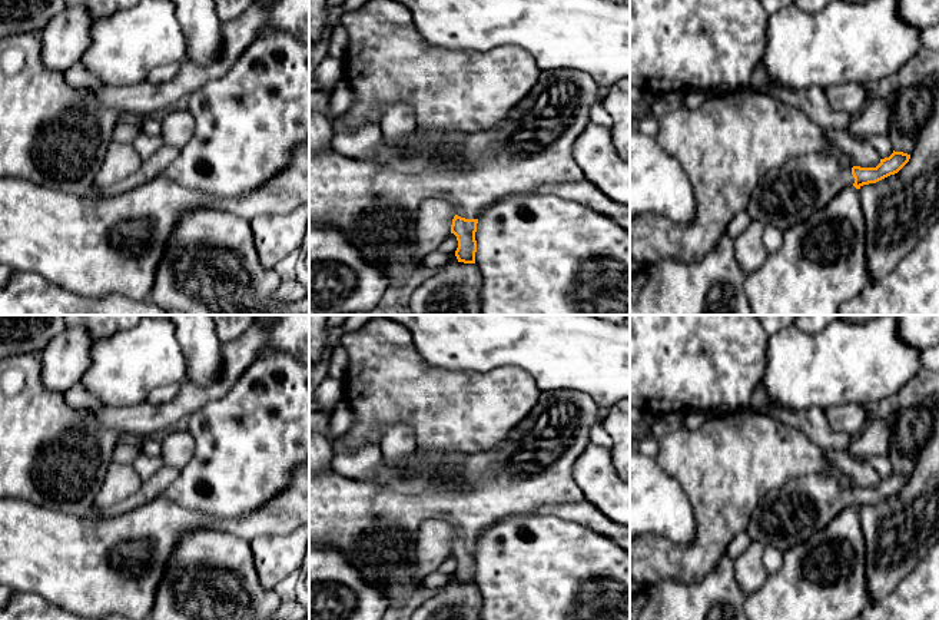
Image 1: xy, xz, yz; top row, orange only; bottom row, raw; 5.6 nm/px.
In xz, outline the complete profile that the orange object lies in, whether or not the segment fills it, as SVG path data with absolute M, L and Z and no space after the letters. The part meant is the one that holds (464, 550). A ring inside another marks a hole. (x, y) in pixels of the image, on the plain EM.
M573 389L541 392L530 414L510 431L502 442L488 451L462 454L415 448L399 465L391 465L382 460L376 478L371 483L342 477L332 468L309 474L309 543L332 546L339 550L372 587L386 594L388 607L414 607L418 600L428 599L438 591L438 588L427 588L422 580L412 578L419 525L425 520L438 518L451 524L457 531L451 554L458 561L455 571L458 583L475 584L477 544L488 528L512 515L531 514L541 507L585 500L574 481L573 470L578 457L591 442L591 428L595 424L603 424L604 418L605 410L587 394Z

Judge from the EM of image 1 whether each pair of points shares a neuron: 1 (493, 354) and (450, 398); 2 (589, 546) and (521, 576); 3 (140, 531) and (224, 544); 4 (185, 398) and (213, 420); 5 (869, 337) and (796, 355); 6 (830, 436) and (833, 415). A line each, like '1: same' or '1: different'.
1: different
2: same
3: different
4: different
5: same
6: different

